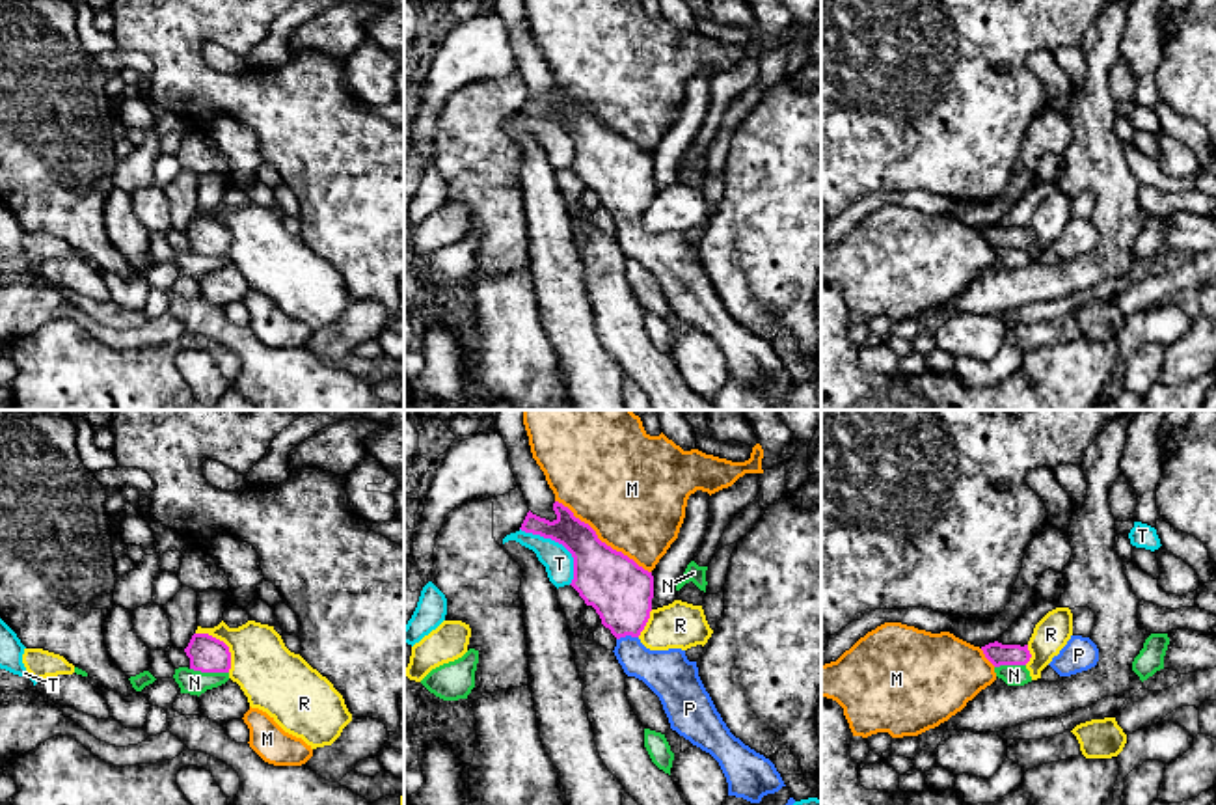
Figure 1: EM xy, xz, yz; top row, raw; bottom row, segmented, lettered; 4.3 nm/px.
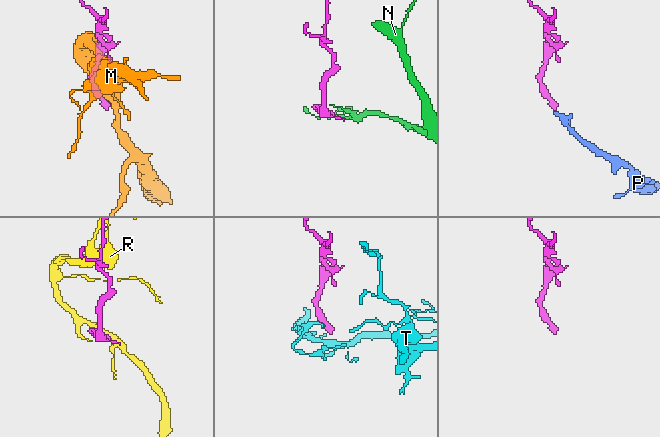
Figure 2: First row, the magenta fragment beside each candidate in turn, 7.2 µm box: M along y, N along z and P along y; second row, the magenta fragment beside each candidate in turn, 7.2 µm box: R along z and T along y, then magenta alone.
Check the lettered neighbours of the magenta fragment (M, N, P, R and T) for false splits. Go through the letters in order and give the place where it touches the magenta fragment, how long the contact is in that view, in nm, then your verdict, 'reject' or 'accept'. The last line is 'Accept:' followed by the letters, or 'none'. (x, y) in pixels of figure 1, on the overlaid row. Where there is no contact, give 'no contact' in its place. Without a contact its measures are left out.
M: contact xz (600, 541); length 500 nm; reject
N: contact xy (209, 671); length 170 nm; reject
P: contact xz (626, 634); length 100 nm; accept
R: contact xy (224, 643); length 220 nm; reject
T: contact xz (561, 543); length 340 nm; reject
Accept: P

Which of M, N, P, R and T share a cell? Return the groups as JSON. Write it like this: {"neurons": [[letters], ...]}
{"neurons": [["M"], ["N"], ["P"], ["R"], ["T"]]}

